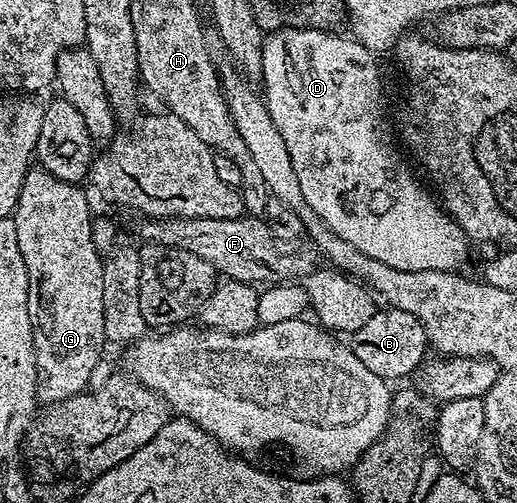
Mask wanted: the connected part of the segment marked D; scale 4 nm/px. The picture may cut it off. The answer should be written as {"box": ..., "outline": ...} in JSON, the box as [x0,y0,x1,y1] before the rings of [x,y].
{"box":[262,29,470,273],"outline":[[[277,29],[269,32],[264,39],[264,54],[262,55],[262,82],[264,81],[264,87],[262,86],[262,96],[265,104],[268,105],[270,117],[274,121],[274,126],[277,127],[279,134],[282,135],[283,142],[286,143],[286,148],[290,153],[290,159],[293,160],[294,172],[298,175],[298,184],[302,187],[302,195],[306,199],[306,203],[312,208],[314,215],[318,215],[322,219],[322,223],[326,223],[326,227],[330,227],[330,231],[334,231],[334,235],[342,235],[342,239],[346,239],[346,243],[351,243],[354,247],[358,247],[358,251],[362,251],[362,255],[370,255],[372,259],[378,259],[390,267],[394,267],[398,271],[446,271],[447,273],[451,273],[459,270],[461,268],[459,265],[468,257],[470,239],[464,234],[462,226],[442,208],[441,202],[437,200],[431,192],[428,194],[427,191],[416,182],[415,175],[408,170],[408,165],[404,162],[405,154],[402,152],[398,141],[398,146],[396,146],[396,141],[392,138],[392,125],[388,122],[388,109],[384,106],[384,85],[380,82],[380,69],[376,66],[376,61],[378,61],[377,54],[372,53],[367,47],[360,44],[359,41],[353,39],[351,36],[345,35],[345,37],[339,37],[340,35],[339,32],[329,31],[327,29]]]}

